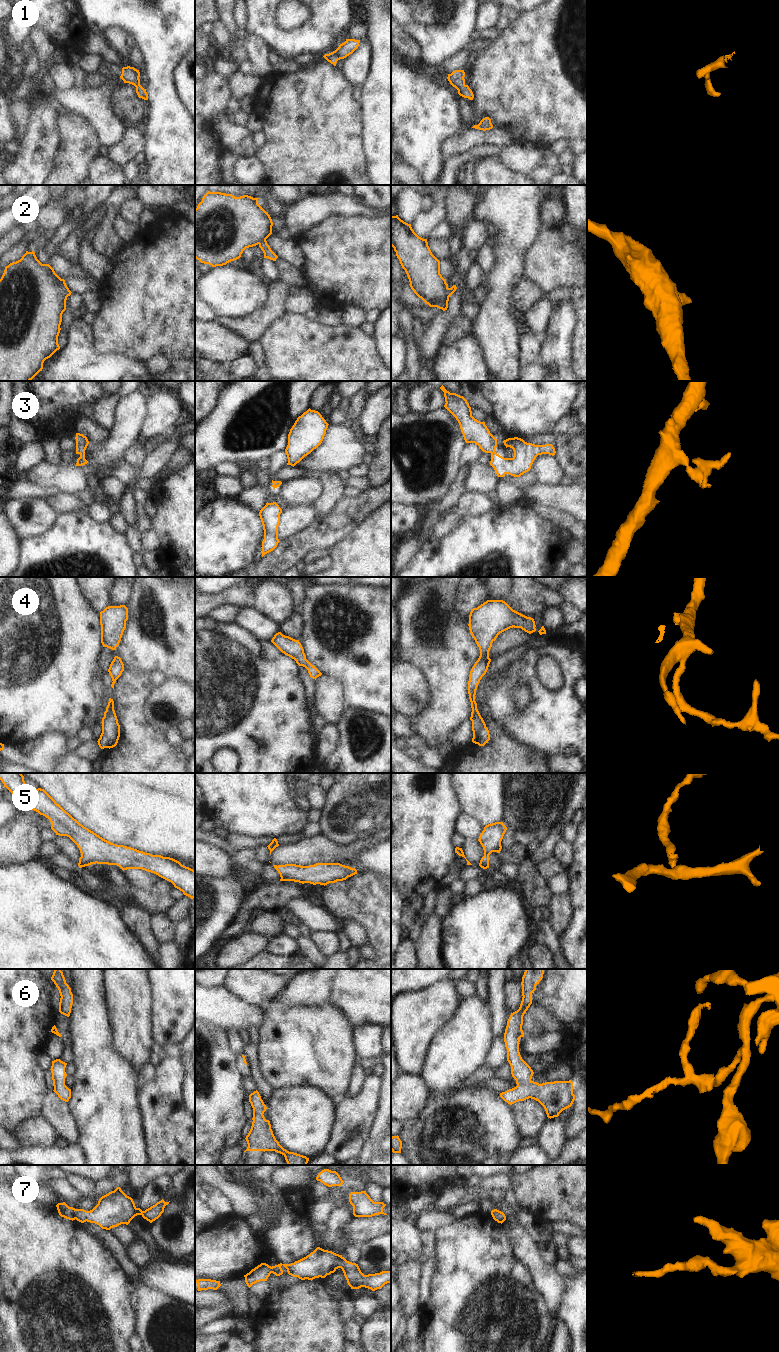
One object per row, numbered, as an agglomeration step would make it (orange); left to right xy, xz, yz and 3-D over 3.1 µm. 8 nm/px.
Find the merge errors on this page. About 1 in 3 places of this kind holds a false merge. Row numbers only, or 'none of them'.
none of them

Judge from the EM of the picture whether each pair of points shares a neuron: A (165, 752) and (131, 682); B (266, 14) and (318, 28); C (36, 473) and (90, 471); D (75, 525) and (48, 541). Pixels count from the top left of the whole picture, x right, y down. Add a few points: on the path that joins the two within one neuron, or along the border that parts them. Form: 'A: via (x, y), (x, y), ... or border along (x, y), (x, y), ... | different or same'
A: via (147, 735), (131, 719), (131, 700) | same
B: via (274, 28), (282, 36), (304, 36) | same
C: via (49, 474), (77, 474) | same
D: via (68, 532), (59, 541), (55, 541) | same

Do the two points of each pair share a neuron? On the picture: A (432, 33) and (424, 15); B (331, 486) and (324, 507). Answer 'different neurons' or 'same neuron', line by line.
A: same neuron
B: same neuron

